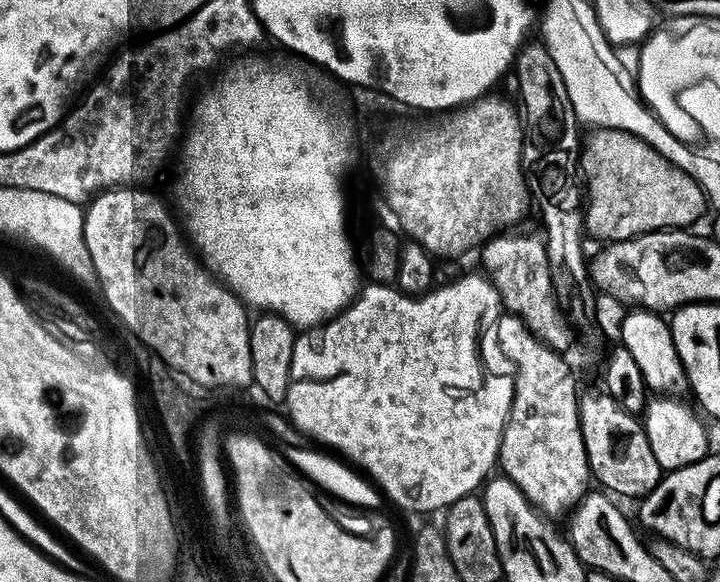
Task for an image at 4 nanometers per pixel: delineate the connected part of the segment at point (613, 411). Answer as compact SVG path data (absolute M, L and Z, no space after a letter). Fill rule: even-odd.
M607 390L600 392L584 392L580 398L580 425L586 442L588 465L592 468L592 476L600 479L609 493L620 496L636 496L643 498L654 486L658 486L662 469L658 458L651 449L650 438L644 432L644 425L633 413L627 412Z

